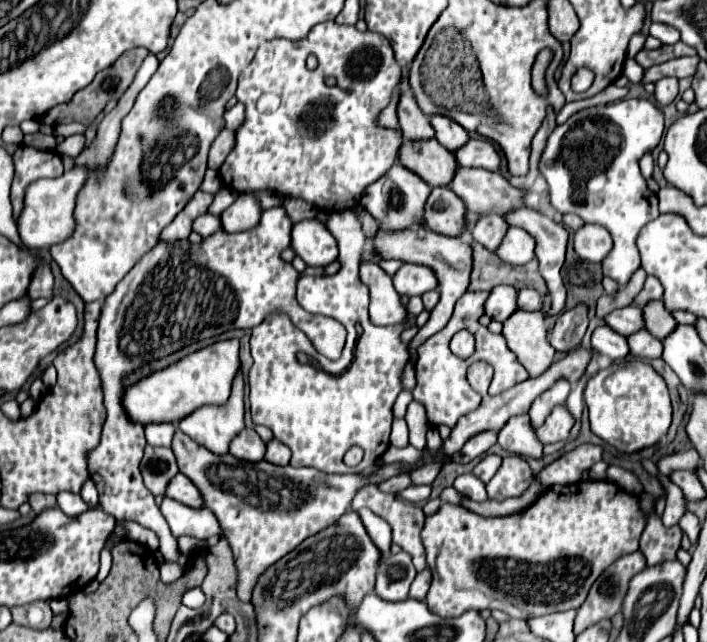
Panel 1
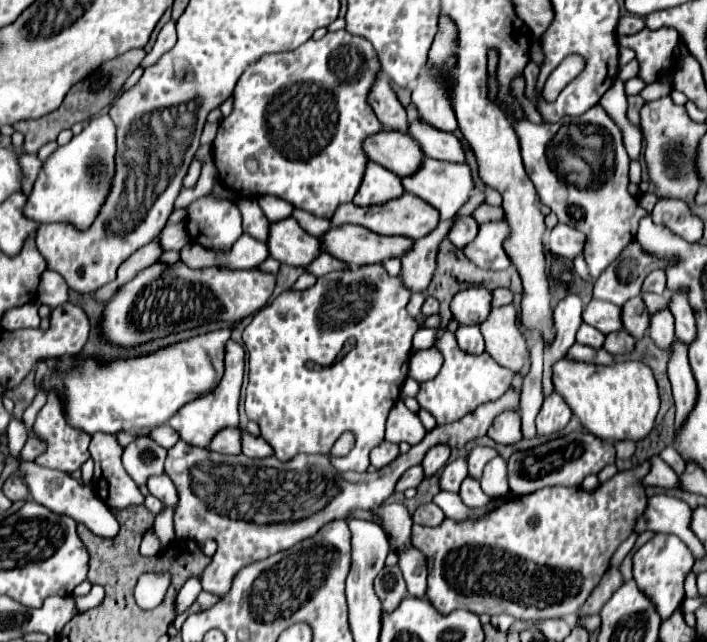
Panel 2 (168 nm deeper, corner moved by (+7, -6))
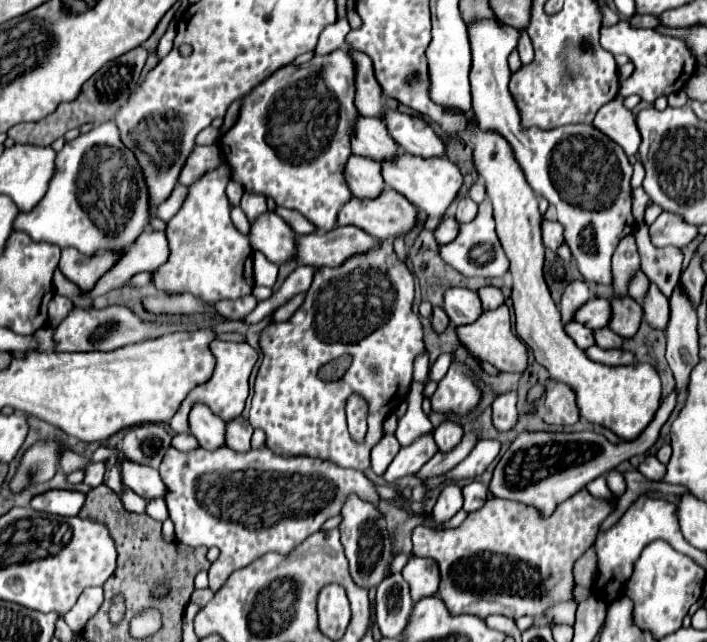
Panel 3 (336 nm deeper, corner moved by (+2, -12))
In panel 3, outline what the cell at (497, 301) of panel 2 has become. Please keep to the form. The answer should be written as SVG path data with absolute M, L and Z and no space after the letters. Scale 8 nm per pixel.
M486 286L486 288L480 288L478 294L480 294L480 300L484 304L484 310L496 310L498 306L504 304L504 294L500 288Z

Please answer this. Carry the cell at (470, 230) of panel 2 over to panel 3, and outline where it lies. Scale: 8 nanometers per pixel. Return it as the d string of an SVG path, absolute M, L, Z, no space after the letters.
M446 216L446 220L440 226L440 230L436 230L436 240L440 244L450 244L450 242L456 240L458 234L460 234L460 224L452 216Z

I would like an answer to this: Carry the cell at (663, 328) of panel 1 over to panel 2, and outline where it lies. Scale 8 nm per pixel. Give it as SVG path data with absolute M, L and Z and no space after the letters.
M641 296L631 298L631 302L625 302L621 308L621 322L623 328L635 338L643 338L645 330L649 328L649 312L641 300Z

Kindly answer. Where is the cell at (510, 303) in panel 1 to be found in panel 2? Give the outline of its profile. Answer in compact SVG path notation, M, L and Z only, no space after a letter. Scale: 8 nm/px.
M467 288L451 300L451 314L459 324L481 324L491 312L491 292Z

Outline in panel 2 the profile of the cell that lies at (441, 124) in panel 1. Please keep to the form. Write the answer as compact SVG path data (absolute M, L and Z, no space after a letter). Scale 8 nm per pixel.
M439 14L439 30L435 34L435 40L431 44L429 50L429 58L427 58L427 68L423 70L423 74L419 74L417 84L413 88L413 104L419 110L419 118L429 122L431 126L445 130L445 132L453 132L457 130L457 118L451 106L451 80L449 80L449 72L457 62L457 54L455 54L455 46L457 46L457 30L455 30L455 22L451 22L451 18L447 18L445 14Z

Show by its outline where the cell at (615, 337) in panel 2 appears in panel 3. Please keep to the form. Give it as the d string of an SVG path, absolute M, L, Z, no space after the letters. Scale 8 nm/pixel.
M602 328L602 330L596 330L594 332L596 336L596 344L604 350L610 350L610 348L622 348L622 336L618 336L616 332L612 332L610 328Z

